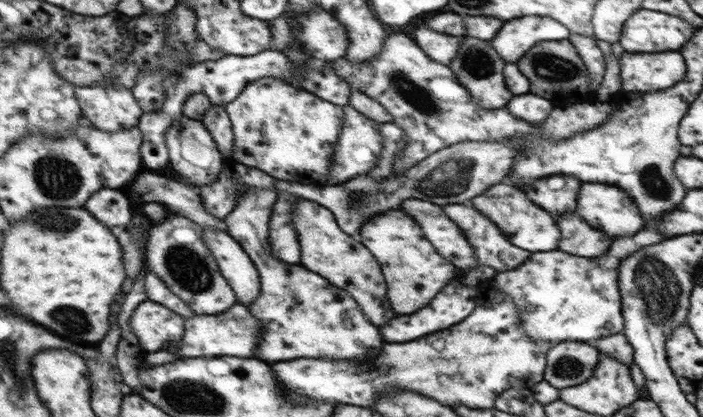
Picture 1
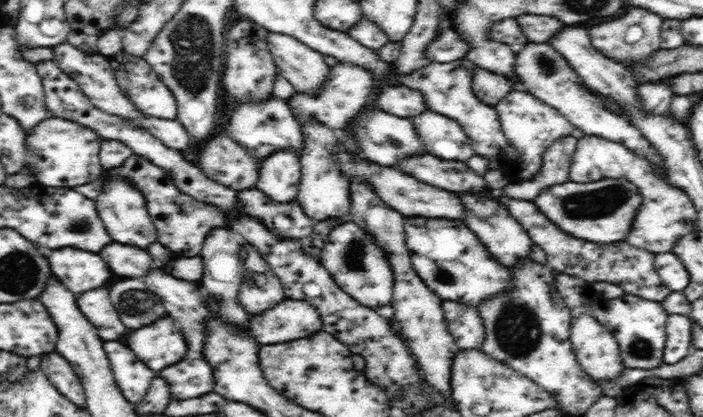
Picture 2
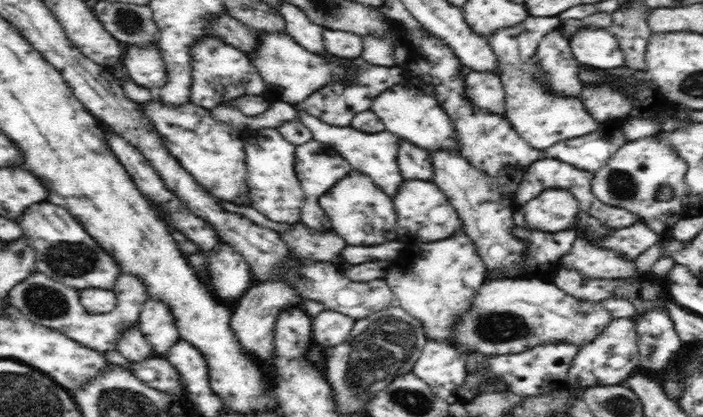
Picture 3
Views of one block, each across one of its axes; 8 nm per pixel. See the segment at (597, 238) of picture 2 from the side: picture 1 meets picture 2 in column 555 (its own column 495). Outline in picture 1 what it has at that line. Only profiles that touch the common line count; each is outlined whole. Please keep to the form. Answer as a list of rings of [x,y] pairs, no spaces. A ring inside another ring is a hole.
[[[505,181],[494,184],[486,192],[482,192],[480,196],[471,199],[468,204],[476,206],[492,222],[496,222],[498,228],[504,232],[510,243],[514,244],[517,248],[530,250],[532,254],[556,250],[559,246],[560,230],[558,230],[554,218],[546,210],[538,208],[534,202],[530,201],[522,189],[514,187]]]

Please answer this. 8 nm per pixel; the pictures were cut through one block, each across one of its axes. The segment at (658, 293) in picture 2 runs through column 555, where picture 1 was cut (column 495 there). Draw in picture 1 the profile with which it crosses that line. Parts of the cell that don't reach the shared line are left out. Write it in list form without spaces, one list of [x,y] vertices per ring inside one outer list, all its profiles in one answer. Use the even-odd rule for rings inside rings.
[[[446,204],[442,206],[448,217],[464,232],[466,239],[474,246],[480,264],[492,266],[497,272],[509,271],[520,266],[530,252],[517,248],[506,240],[490,218],[482,216],[470,204]]]

